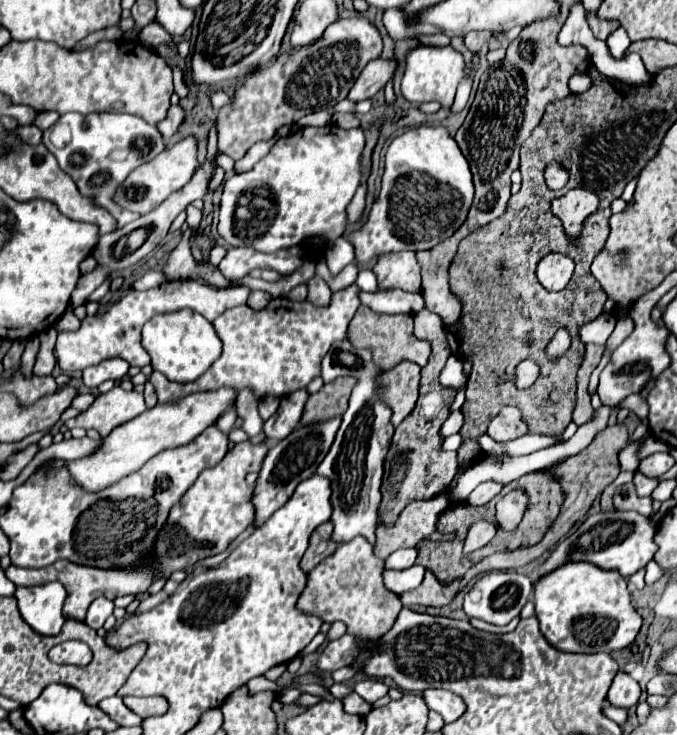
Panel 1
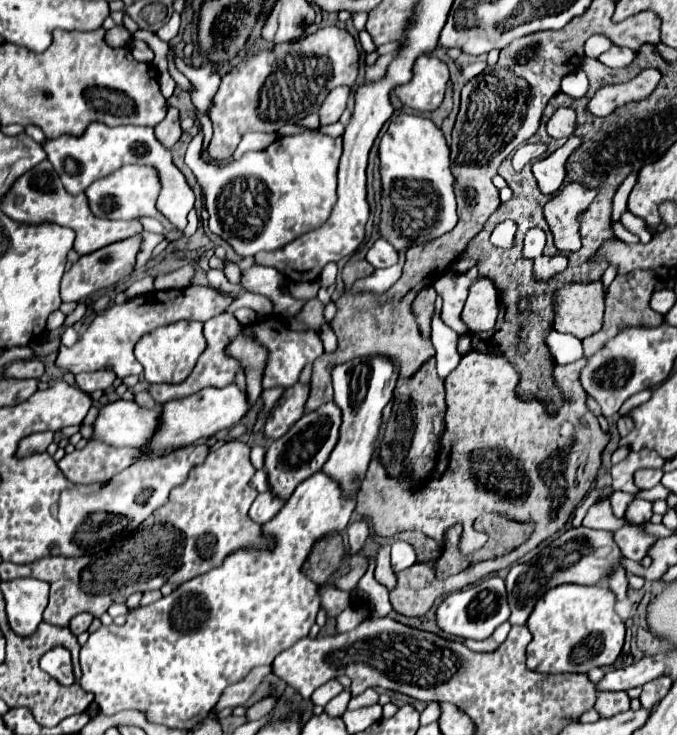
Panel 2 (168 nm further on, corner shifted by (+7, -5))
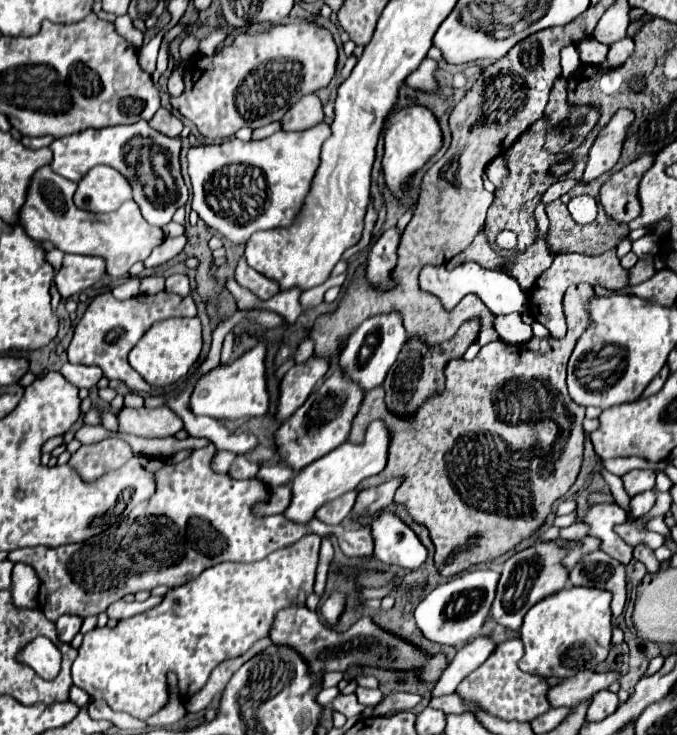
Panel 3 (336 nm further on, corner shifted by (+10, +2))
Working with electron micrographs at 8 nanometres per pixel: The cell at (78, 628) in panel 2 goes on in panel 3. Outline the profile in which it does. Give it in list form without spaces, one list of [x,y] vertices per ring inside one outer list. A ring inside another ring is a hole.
[[[64,614],[64,616],[60,616],[58,622],[56,622],[60,640],[72,642],[72,638],[78,634],[78,630],[80,630],[80,626],[82,626],[82,620],[84,620],[84,618],[74,616],[74,614]]]

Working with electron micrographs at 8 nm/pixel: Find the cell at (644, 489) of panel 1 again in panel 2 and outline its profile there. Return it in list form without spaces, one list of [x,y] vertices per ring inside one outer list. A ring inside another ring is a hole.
[[[621,491],[613,493],[613,497],[611,497],[613,515],[615,515],[617,519],[623,519],[623,517],[625,517],[625,509],[627,509],[627,505],[629,505],[631,501],[633,501],[633,495],[631,495],[631,493],[621,493]]]

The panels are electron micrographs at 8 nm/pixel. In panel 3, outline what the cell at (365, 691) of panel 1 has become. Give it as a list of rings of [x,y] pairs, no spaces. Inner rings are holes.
[[[356,694],[336,696],[336,698],[334,698],[334,702],[332,702],[332,706],[334,706],[338,712],[342,712],[346,718],[356,718],[356,716],[360,716],[360,714],[362,714],[362,710],[364,710],[364,706],[362,706],[362,704],[358,704]]]

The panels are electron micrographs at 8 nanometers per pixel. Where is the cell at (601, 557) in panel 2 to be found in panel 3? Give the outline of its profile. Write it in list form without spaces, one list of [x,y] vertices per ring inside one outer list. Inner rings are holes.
[[[546,540],[546,542],[536,542],[524,550],[514,552],[504,564],[502,564],[502,576],[498,582],[498,592],[496,600],[492,604],[492,616],[498,624],[520,630],[524,614],[542,598],[550,596],[552,592],[558,592],[566,588],[568,582],[568,568],[562,564],[566,558],[568,548],[558,546],[556,540]]]

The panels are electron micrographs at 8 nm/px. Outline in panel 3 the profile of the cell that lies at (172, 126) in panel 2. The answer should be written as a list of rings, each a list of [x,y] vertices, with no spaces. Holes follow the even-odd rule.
[[[160,108],[160,110],[154,114],[154,118],[150,120],[150,126],[152,126],[154,130],[170,136],[170,138],[178,138],[180,132],[182,132],[182,122],[180,122],[170,110],[166,110],[166,108]]]

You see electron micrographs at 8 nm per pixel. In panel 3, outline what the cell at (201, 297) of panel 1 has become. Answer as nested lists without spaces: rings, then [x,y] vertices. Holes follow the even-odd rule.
[[[110,292],[96,296],[90,306],[86,308],[82,320],[74,330],[74,338],[68,346],[68,360],[72,364],[86,364],[102,368],[108,380],[122,380],[134,392],[150,392],[150,384],[132,370],[128,362],[128,352],[136,346],[136,342],[144,336],[144,332],[166,318],[172,316],[196,316],[198,308],[192,296],[178,296],[172,292],[158,292],[158,294],[138,294],[128,300],[116,300]]]

